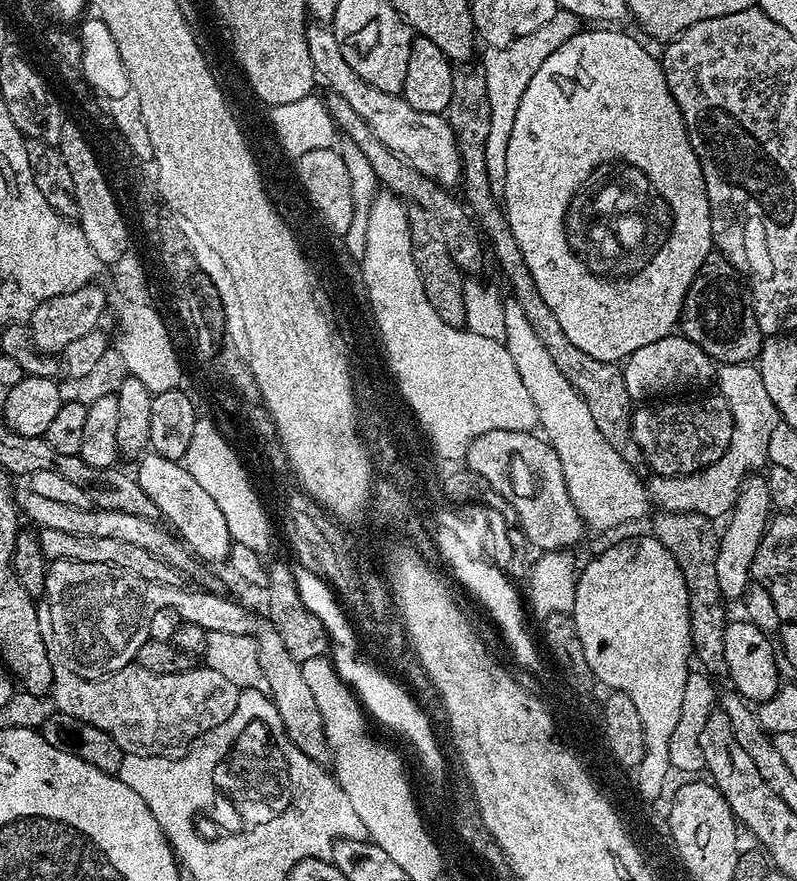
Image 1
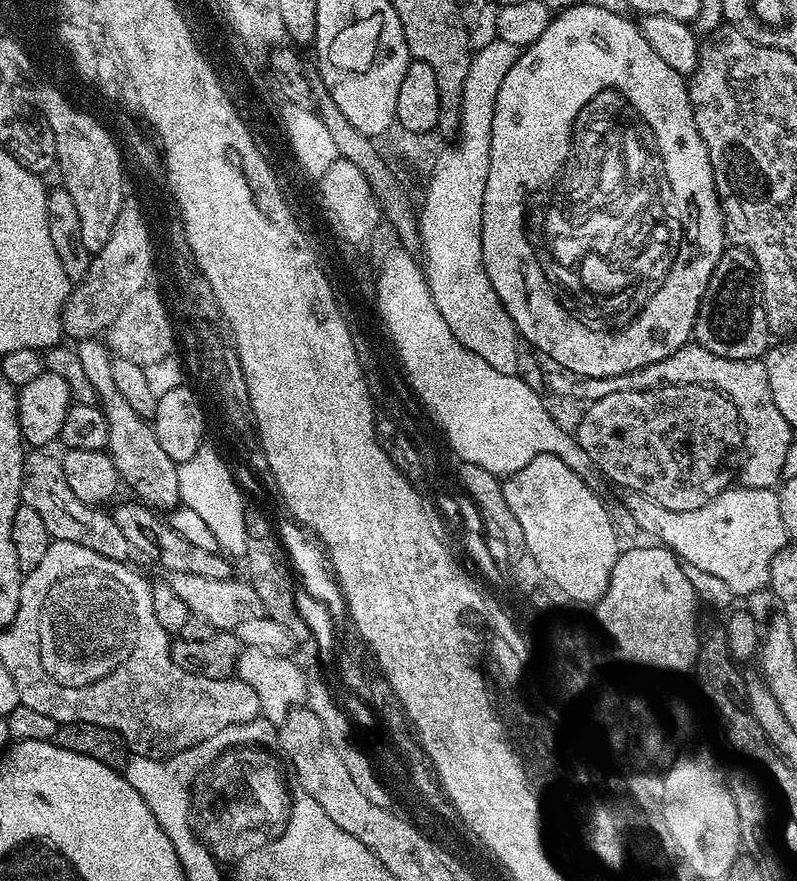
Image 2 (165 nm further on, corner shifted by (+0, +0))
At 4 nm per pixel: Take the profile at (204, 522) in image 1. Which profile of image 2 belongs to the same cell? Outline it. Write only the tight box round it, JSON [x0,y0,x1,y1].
[75,337,179,510]

